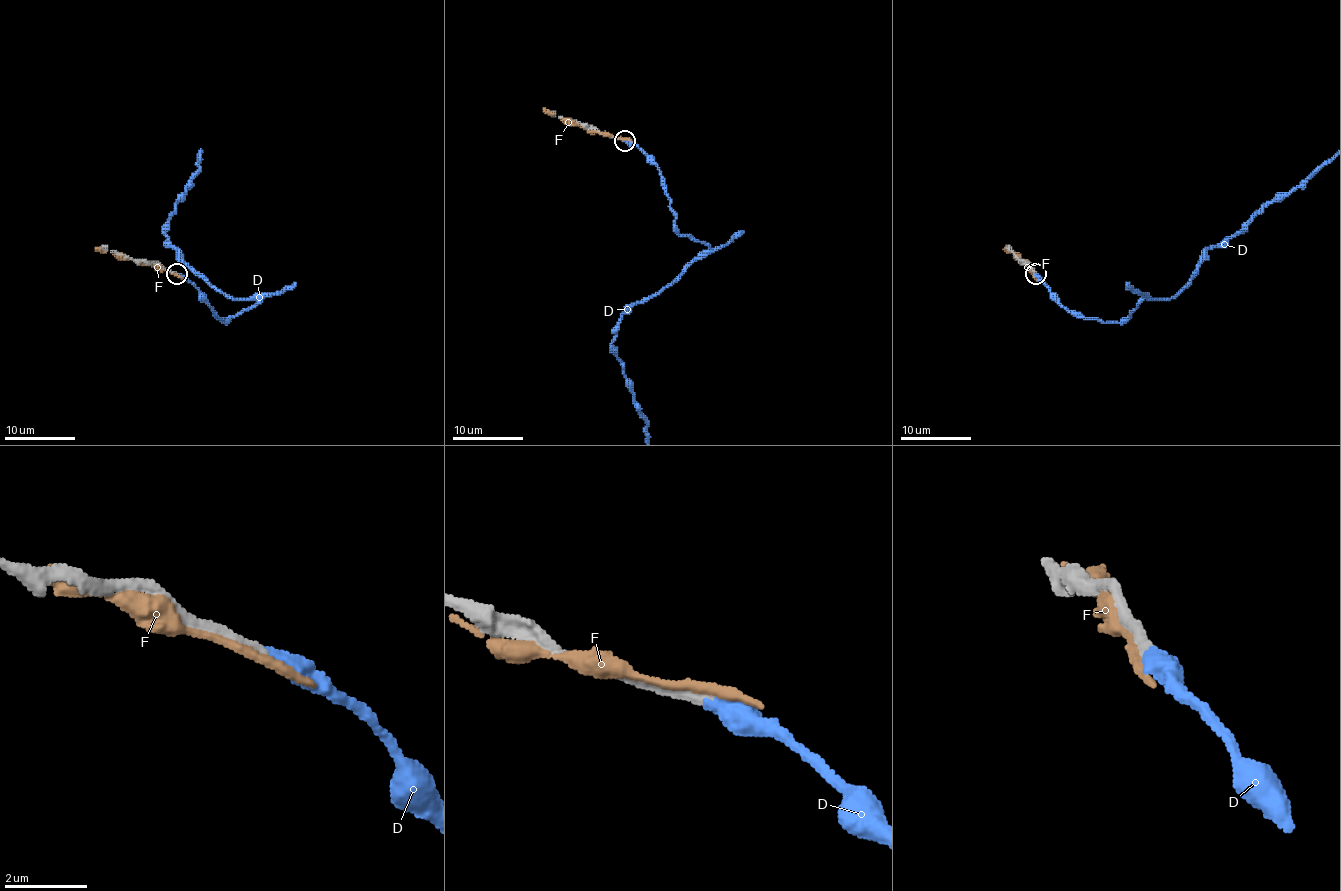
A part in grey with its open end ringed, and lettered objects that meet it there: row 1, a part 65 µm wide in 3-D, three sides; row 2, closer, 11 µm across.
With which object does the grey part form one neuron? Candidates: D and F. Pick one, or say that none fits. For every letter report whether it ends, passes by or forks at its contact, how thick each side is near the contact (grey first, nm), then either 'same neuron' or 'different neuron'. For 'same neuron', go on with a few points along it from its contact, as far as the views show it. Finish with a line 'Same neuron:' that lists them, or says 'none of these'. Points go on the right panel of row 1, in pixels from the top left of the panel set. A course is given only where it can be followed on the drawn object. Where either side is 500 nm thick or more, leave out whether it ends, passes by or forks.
D: it ends | 280/420 nm | same neuron
F: it passes by | 240/440 nm | different neuron
Same neuron: D

